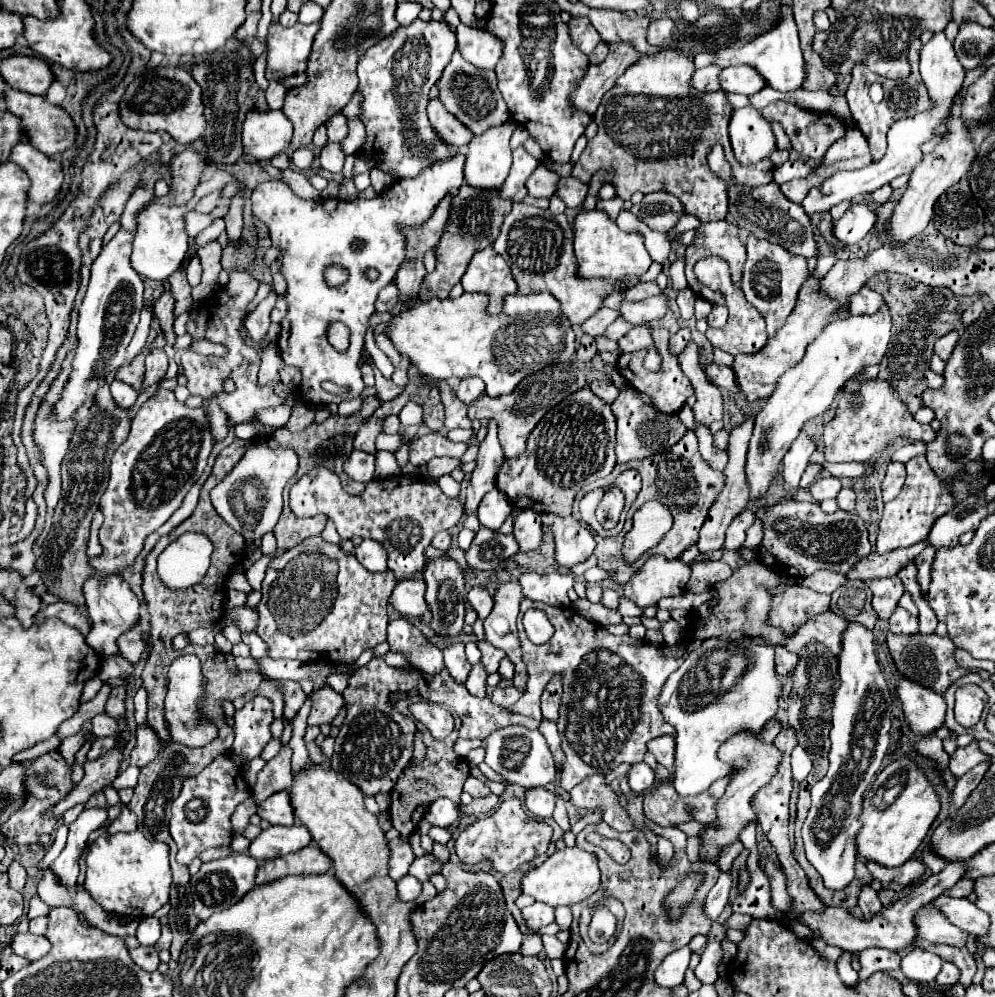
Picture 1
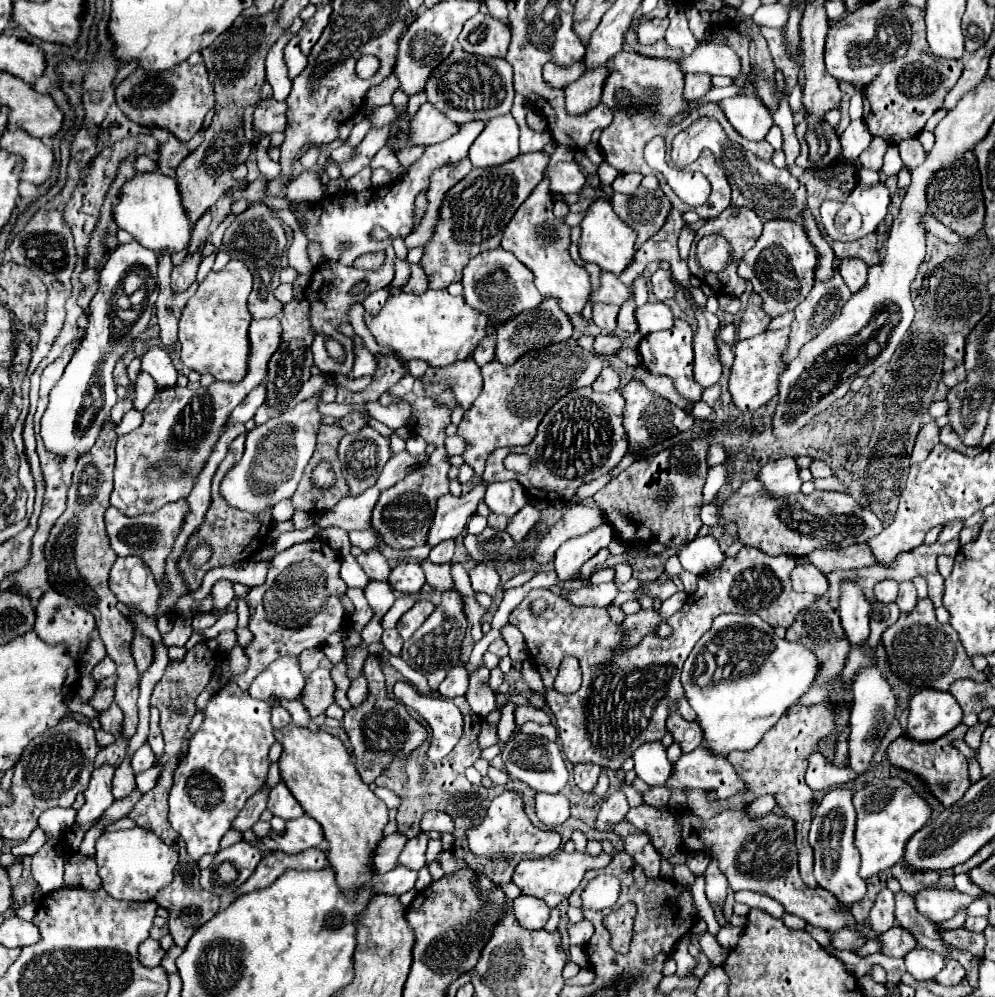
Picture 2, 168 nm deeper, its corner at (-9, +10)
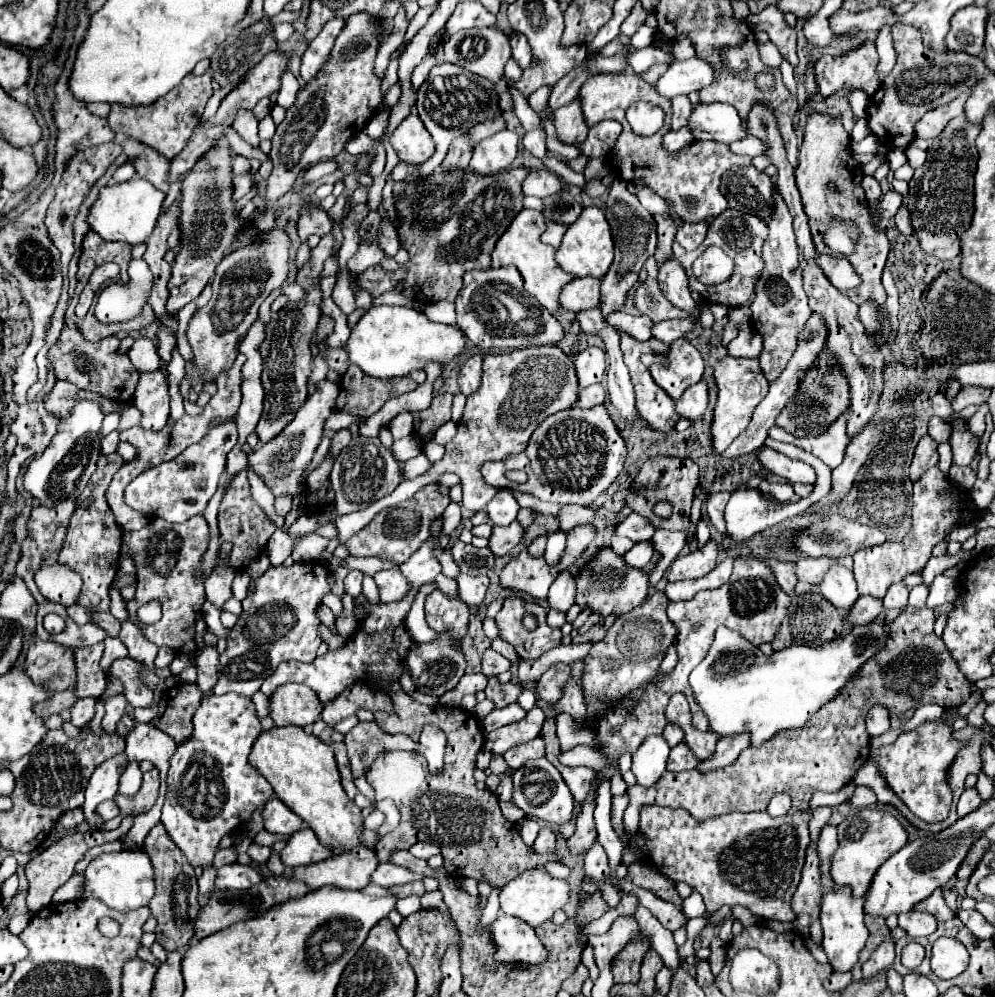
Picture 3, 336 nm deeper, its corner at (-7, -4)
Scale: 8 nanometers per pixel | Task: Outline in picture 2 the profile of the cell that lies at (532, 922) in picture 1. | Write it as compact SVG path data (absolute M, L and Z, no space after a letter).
M532 896L514 898L514 916L516 922L526 930L540 930L548 922L550 908Z

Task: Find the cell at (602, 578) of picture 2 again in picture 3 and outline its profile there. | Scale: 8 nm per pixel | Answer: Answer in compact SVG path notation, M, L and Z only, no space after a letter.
M612 548L600 550L596 558L588 566L584 566L582 576L576 578L576 584L578 584L578 604L586 606L590 602L594 608L602 608L598 612L602 612L604 616L608 616L610 612L624 614L636 608L648 596L648 576L642 574L640 570L626 568L622 556L616 556Z

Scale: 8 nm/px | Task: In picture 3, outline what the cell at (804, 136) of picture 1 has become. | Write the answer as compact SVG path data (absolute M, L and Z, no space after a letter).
M768 6L760 14L750 14L746 18L746 22L750 22L750 28L764 30L770 36L772 44L776 44L776 48L780 50L782 58L788 60L792 64L792 68L798 66L798 56L796 56L796 30L790 28L784 22L784 16L782 16L782 12L776 6Z

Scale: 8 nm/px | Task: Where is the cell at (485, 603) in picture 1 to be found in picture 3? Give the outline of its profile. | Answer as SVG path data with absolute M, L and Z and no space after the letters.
M458 574L456 578L460 600L466 602L468 606L476 606L484 602L484 596L488 592L488 576L468 576L468 574Z

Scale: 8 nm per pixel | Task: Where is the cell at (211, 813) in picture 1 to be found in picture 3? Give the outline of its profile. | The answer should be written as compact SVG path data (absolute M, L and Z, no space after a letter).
M238 694L208 696L192 722L192 738L178 746L170 762L168 792L160 820L190 866L206 868L214 860L222 836L244 824L258 804L266 802L274 792L266 778L248 762L252 746L262 732L250 698Z

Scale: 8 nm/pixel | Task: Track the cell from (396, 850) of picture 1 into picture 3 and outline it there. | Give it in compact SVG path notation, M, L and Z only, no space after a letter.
M360 846L352 852L334 854L326 862L294 868L292 876L304 880L312 890L322 886L362 890L370 884L370 872L374 872L378 864L380 860L376 852L366 846Z

